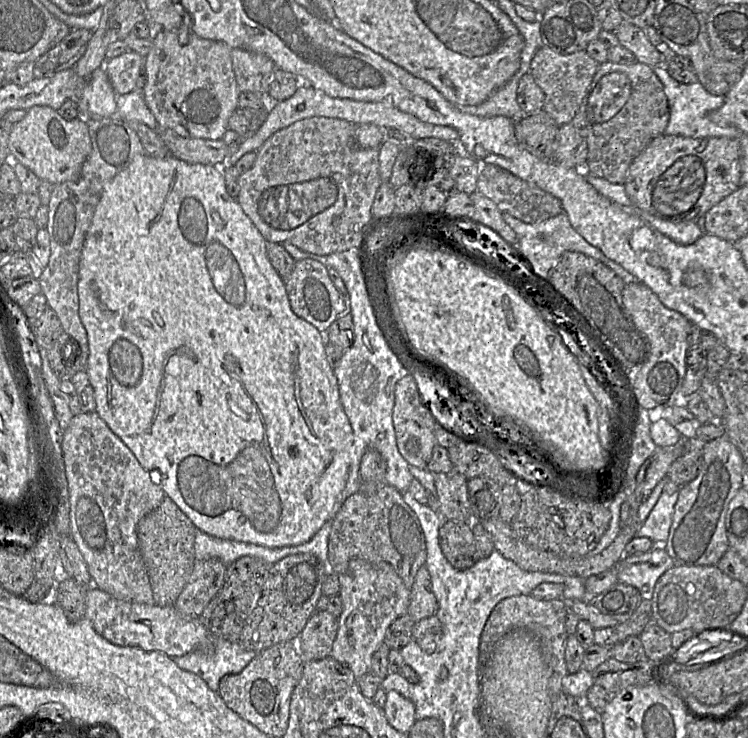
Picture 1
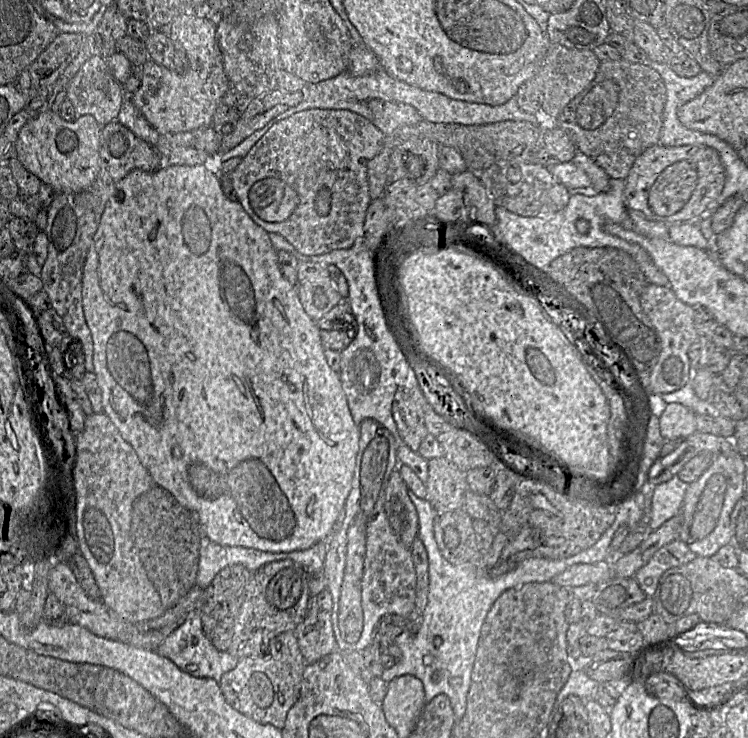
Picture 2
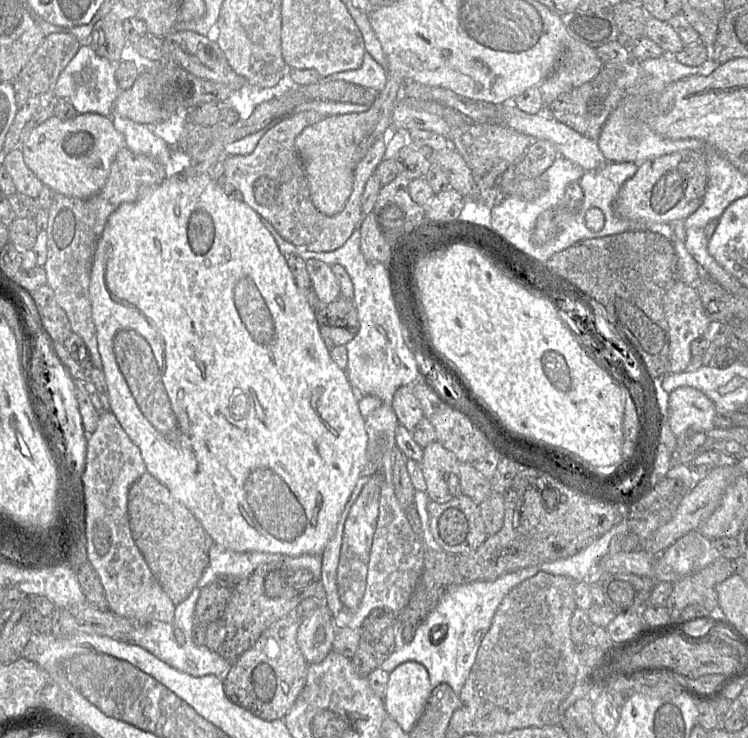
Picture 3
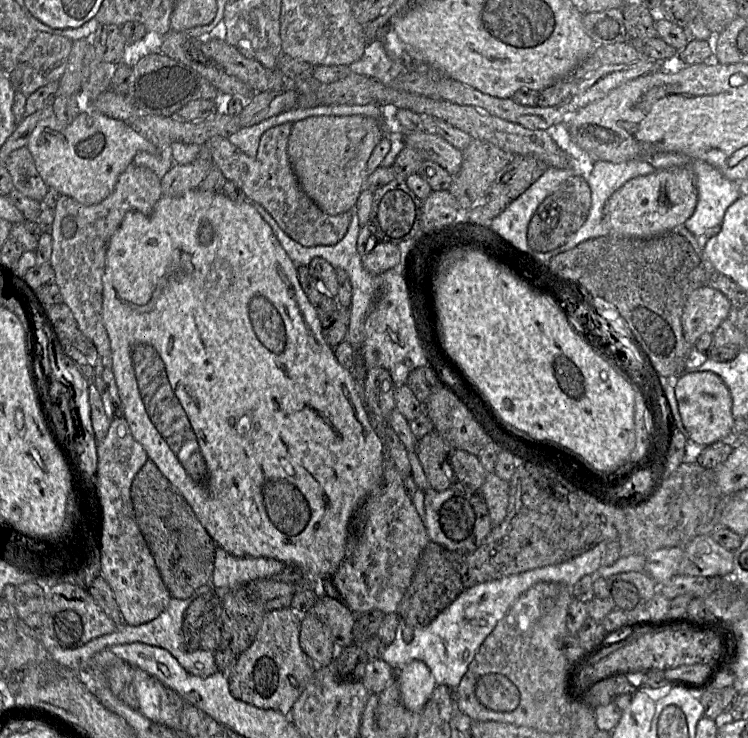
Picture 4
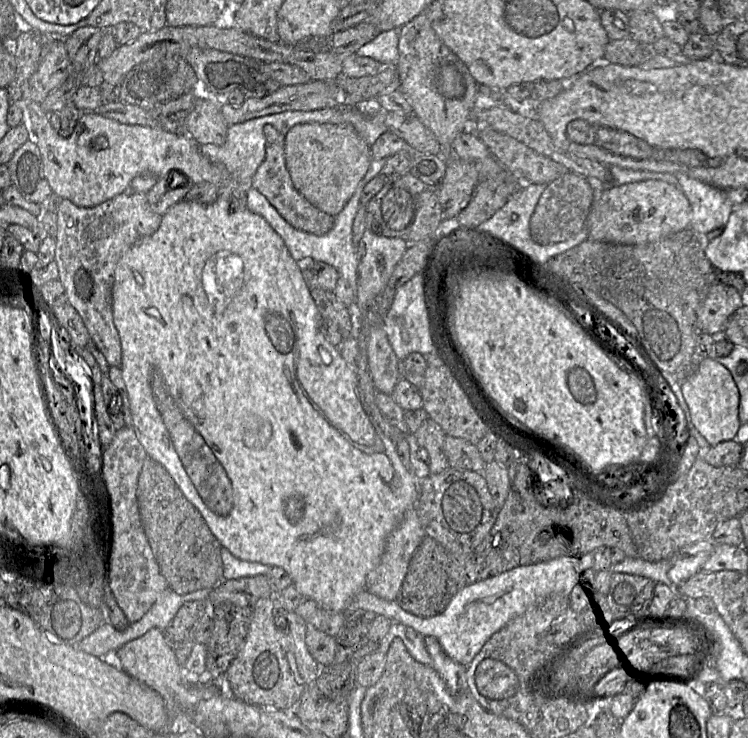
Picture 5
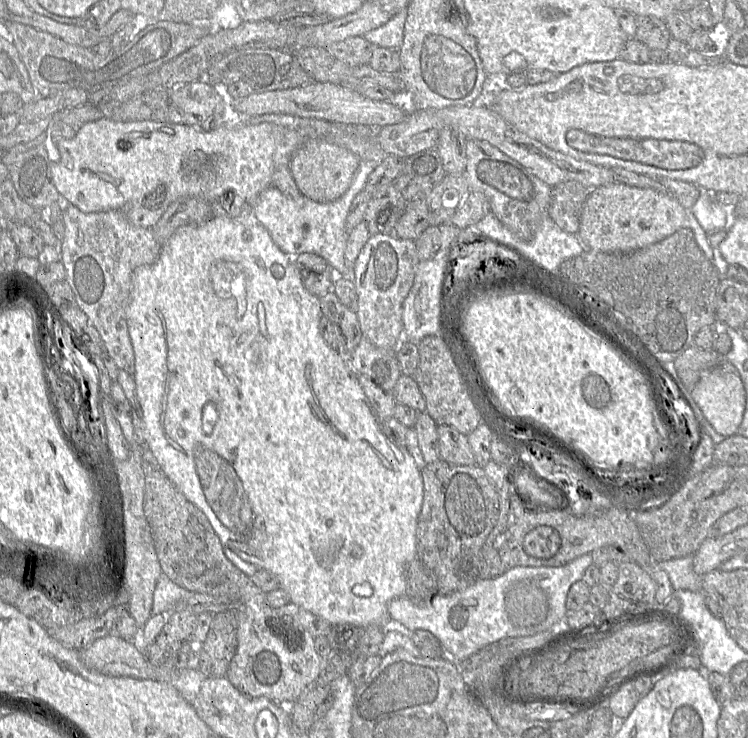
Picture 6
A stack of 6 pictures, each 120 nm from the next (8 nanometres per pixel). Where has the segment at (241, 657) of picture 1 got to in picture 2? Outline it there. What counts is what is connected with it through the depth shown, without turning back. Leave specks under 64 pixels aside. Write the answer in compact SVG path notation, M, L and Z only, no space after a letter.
M193 611L188 618L157 647L157 653L170 659L180 670L198 678L212 678L219 683L222 675L234 669L239 661L227 651L215 648L202 629L201 611Z

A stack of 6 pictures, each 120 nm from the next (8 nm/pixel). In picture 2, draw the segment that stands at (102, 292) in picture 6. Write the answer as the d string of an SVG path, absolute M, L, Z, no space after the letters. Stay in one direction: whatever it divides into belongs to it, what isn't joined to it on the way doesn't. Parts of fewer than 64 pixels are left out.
M118 120L102 126L99 157L99 173L91 186L76 193L55 192L47 209L44 231L48 239L48 255L40 274L42 290L47 293L51 307L61 317L67 334L81 343L86 371L93 371L93 341L83 313L82 276L93 236L107 201L115 194L116 184L133 170L156 171L164 162L153 146L137 137Z

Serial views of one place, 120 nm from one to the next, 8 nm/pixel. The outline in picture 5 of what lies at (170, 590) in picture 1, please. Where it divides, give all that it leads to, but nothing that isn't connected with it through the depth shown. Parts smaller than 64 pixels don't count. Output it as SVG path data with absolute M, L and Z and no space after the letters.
M148 455L138 479L136 496L144 532L168 588L183 595L201 589L212 590L219 585L223 581L222 545L209 529L201 513L184 496L167 470Z

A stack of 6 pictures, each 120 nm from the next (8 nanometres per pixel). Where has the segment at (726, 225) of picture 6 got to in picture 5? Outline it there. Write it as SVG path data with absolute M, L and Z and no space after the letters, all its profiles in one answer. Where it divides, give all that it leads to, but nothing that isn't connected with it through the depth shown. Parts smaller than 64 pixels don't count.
M674 173L691 205L690 229L706 234L726 226L732 203L721 190L683 173Z

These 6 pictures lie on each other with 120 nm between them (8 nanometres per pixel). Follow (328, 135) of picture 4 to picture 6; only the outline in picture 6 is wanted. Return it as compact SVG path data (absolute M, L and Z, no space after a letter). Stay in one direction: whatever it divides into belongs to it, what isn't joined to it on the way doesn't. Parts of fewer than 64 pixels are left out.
M319 138L306 140L291 156L289 169L301 193L317 202L331 202L350 187L360 158L340 145Z

